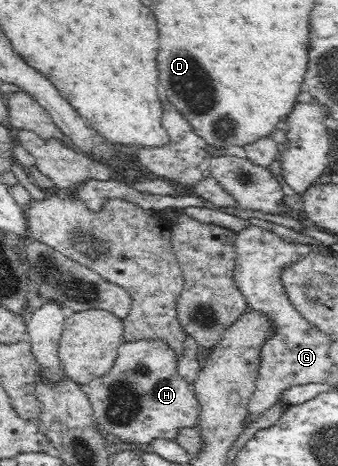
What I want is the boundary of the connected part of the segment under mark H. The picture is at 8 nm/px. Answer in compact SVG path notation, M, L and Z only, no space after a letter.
M135 339L125 341L119 346L113 367L103 377L99 376L83 390L93 409L93 416L105 436L119 438L123 443L150 445L157 439L163 438L174 441L182 428L195 428L200 424L200 404L195 396L192 385L179 375L178 356L165 340Z

